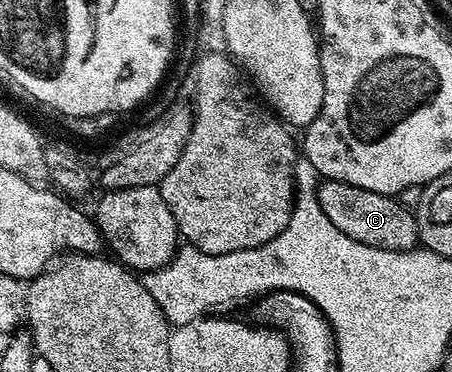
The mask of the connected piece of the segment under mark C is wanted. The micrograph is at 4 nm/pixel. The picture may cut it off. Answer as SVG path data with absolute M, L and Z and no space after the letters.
M322 179L317 186L317 197L323 214L335 225L335 230L343 230L347 238L355 242L363 242L363 246L375 246L392 252L409 252L418 247L417 218L412 207L404 208L400 199L383 194L375 194L375 190L363 190L359 186L351 186L347 182Z

